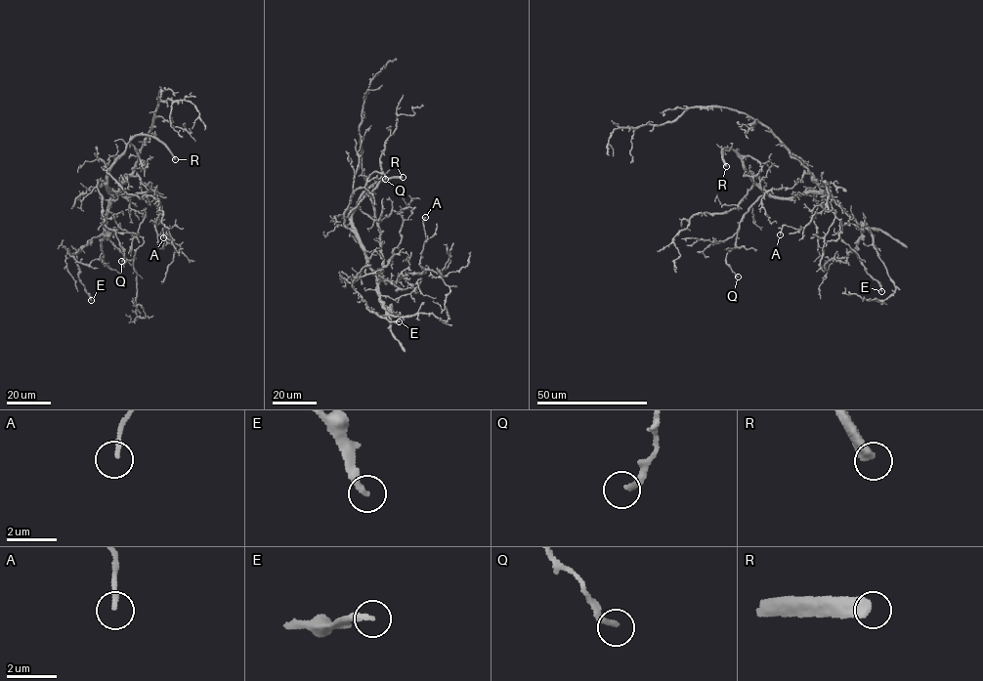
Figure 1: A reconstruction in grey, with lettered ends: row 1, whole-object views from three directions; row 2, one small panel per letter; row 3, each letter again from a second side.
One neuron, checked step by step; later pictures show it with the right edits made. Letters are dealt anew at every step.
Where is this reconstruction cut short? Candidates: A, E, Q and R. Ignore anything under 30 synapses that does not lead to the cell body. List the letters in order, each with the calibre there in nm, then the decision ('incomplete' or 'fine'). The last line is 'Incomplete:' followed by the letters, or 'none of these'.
A: calibre 170 nm; fine
E: calibre 260 nm; fine
Q: calibre 240 nm; fine
R: calibre 460 nm; incomplete
Incomplete: R

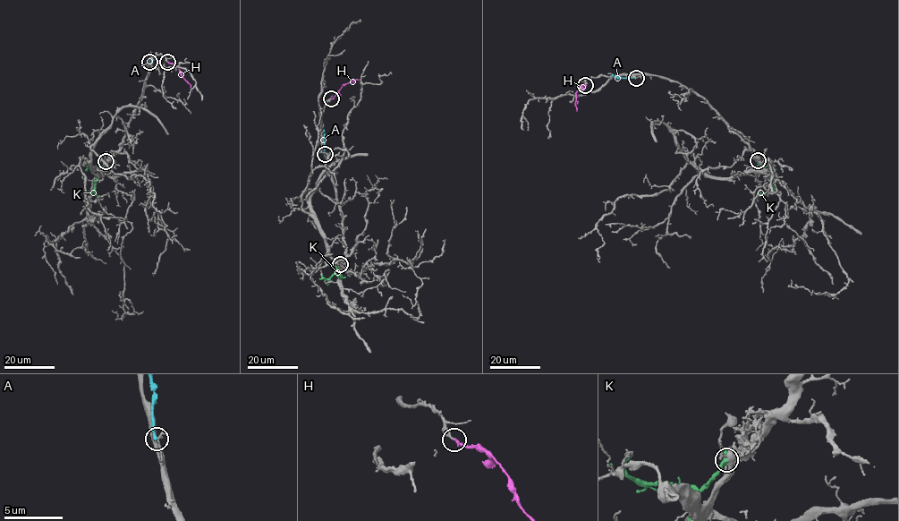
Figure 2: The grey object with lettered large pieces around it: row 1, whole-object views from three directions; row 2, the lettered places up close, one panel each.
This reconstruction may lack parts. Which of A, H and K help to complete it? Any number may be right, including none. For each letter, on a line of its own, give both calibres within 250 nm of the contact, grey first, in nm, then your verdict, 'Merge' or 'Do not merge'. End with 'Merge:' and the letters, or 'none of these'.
A: Thickness 200 nm (grey) against 220 nm. Do not merge
H: Thickness 260 nm (grey) against 240 nm. Merge
K: Thickness 460 nm (grey) against 400 nm. Do not merge
Merge: H

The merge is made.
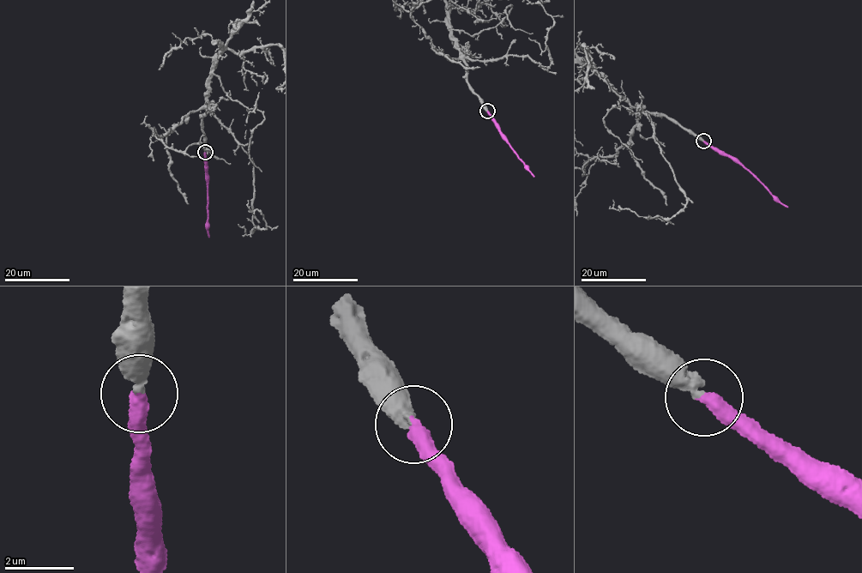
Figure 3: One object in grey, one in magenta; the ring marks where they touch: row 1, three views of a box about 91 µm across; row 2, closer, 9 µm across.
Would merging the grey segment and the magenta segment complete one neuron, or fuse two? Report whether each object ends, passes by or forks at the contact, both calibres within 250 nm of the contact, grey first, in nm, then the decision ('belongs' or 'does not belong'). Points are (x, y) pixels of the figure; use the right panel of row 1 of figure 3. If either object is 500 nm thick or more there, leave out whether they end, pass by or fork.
grey ends; magenta ends; calibres 440 and 400 nm; belongs

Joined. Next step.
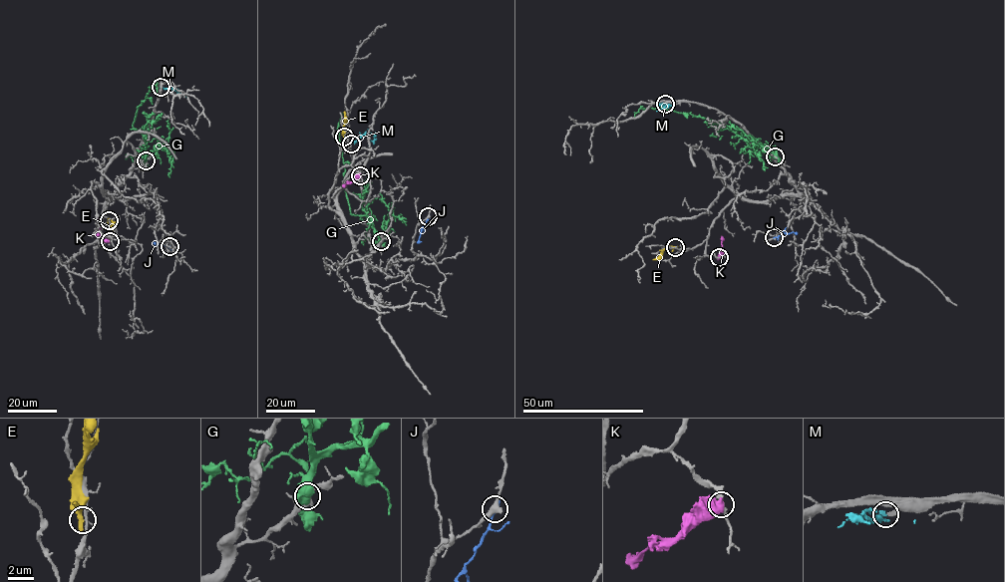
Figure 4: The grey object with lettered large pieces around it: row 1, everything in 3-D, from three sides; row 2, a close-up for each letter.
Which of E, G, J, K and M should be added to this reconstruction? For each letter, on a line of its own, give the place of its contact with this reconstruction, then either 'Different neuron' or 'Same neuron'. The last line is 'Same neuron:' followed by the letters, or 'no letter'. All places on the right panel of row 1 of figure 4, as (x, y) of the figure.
E: Touches grey at (675, 247). Different neuron
G: Touches grey at (775, 156). Different neuron
J: Touches grey at (774, 237). Different neuron
K: Touches grey at (719, 257). Different neuron
M: Touches grey at (665, 104). Same neuron
Same neuron: M

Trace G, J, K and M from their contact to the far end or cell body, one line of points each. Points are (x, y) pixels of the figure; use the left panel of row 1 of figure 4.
G: (145, 160), (147, 139), (133, 126), (137, 107), (152, 85), (156, 85), (157, 93)
J: (169, 246), (157, 242), (157, 245)
K: (110, 241), (99, 232), (98, 218)
M: (161, 87), (184, 94), (178, 96)

